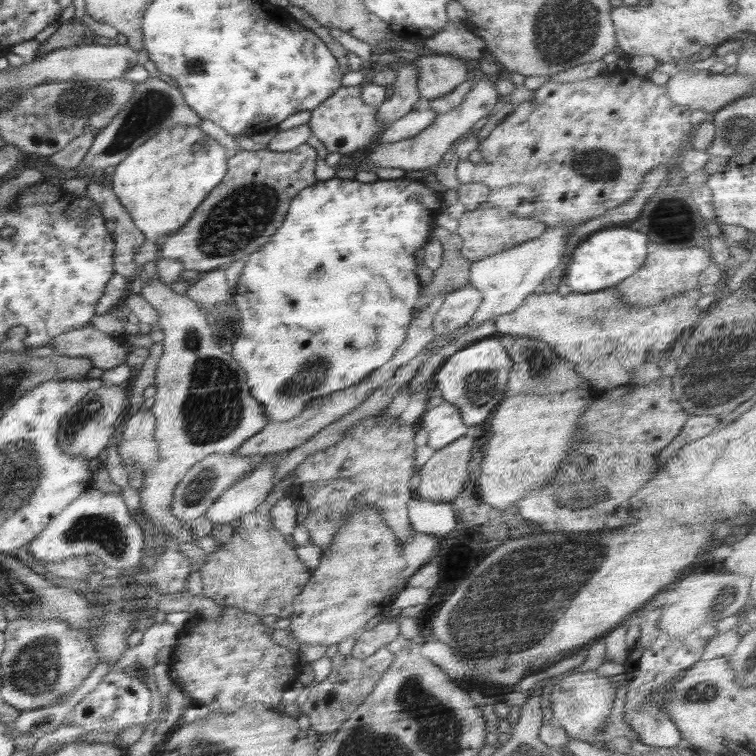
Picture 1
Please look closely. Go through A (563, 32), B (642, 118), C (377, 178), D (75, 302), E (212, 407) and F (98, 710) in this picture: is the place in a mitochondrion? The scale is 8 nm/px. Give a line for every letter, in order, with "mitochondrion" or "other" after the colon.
A: mitochondrion
B: other
C: other
D: other
E: mitochondrion
F: other

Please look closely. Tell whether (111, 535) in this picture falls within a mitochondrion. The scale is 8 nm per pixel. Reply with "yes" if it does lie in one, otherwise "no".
yes

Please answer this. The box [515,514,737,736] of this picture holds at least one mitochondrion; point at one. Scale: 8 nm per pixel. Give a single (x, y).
(706, 691)

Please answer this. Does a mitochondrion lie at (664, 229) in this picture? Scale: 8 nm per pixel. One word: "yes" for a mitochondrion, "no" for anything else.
no

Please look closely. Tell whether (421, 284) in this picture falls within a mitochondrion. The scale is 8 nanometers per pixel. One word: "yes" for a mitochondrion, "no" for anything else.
no

